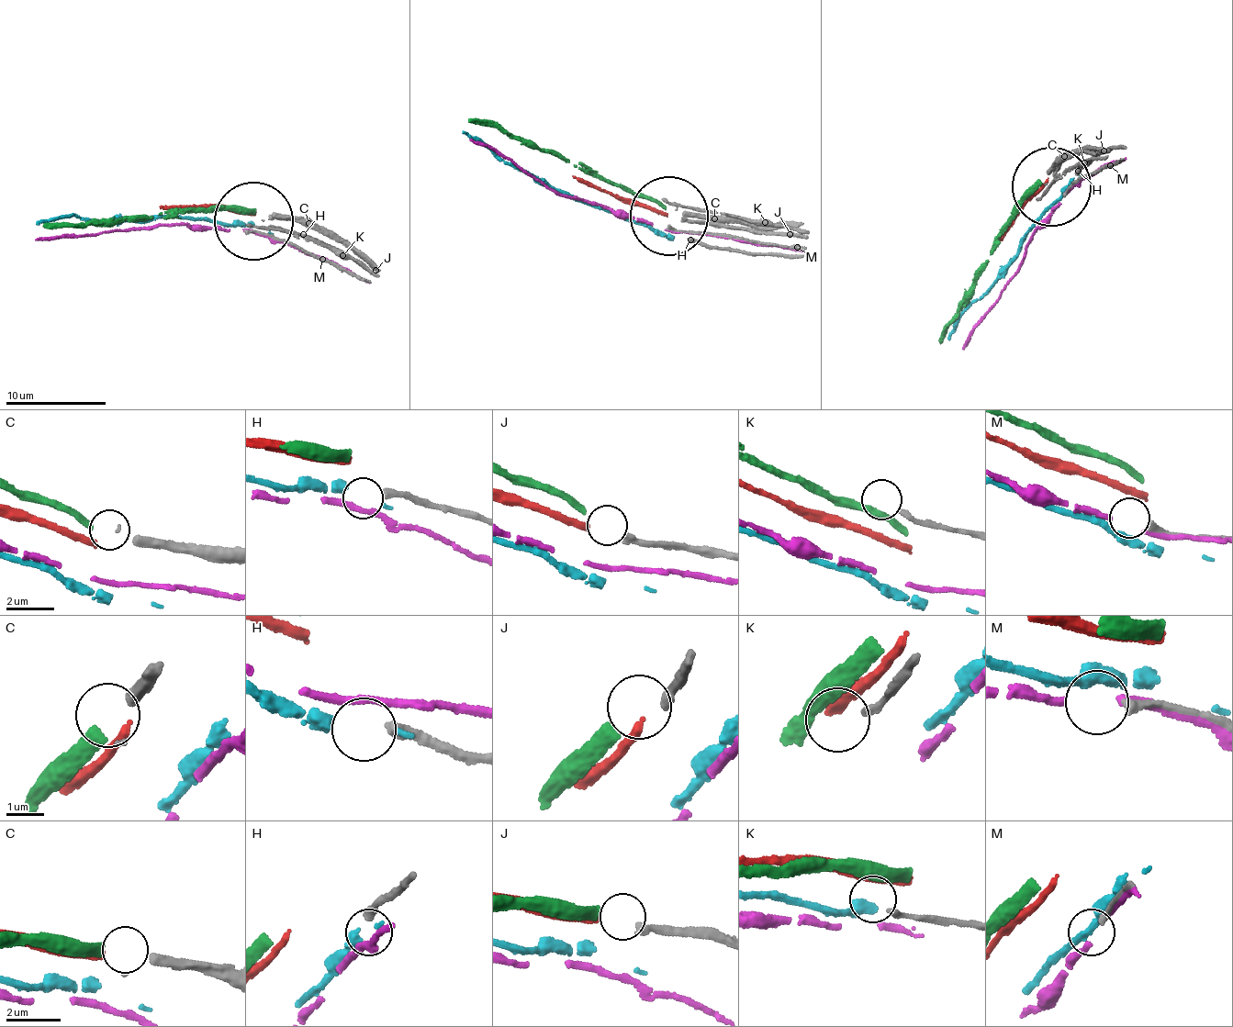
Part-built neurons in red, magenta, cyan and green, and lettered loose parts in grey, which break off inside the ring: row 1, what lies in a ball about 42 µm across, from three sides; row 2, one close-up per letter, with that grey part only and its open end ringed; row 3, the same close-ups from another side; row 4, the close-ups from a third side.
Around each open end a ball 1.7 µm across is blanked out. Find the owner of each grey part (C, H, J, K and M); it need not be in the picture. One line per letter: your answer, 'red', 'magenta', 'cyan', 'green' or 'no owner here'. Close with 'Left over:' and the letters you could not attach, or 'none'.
C: green
H: cyan
J: red
K: no owner here
M: no owner here
Left over: K, M

